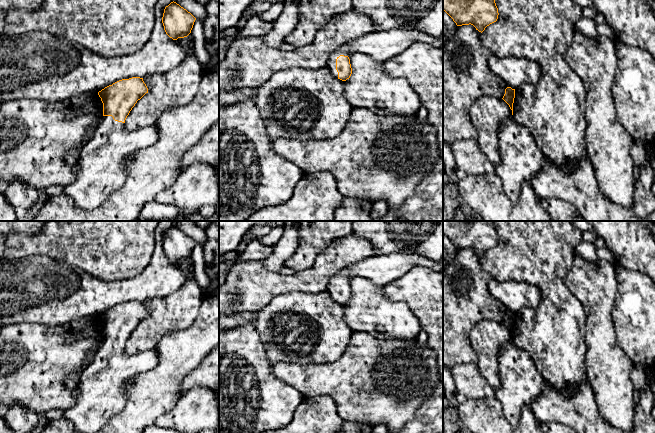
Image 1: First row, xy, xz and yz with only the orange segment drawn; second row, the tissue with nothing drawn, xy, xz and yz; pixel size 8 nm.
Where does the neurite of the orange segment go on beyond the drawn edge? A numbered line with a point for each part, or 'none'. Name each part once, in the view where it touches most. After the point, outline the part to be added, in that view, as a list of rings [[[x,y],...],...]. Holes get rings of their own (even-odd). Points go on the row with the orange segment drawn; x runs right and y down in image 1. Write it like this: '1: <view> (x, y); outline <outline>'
1: xz (380, 45); outline [[[396,28],[386,31],[374,31],[364,37],[358,38],[329,56],[327,68],[332,75],[338,78],[336,59],[340,55],[350,56],[353,53],[369,55],[378,62],[384,63],[397,56],[414,42],[429,43],[435,47],[443,48],[443,35],[433,37],[420,30]]]

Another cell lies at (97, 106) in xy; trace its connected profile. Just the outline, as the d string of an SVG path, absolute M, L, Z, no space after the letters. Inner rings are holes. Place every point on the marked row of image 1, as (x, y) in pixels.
M98 93L95 94L95 100L93 102L88 103L86 105L77 105L71 107L73 108L76 114L88 114L90 112L98 112L100 114L100 117L97 126L103 117L103 103Z

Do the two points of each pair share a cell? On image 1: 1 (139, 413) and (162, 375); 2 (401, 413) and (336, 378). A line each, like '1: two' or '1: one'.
1: one
2: one

